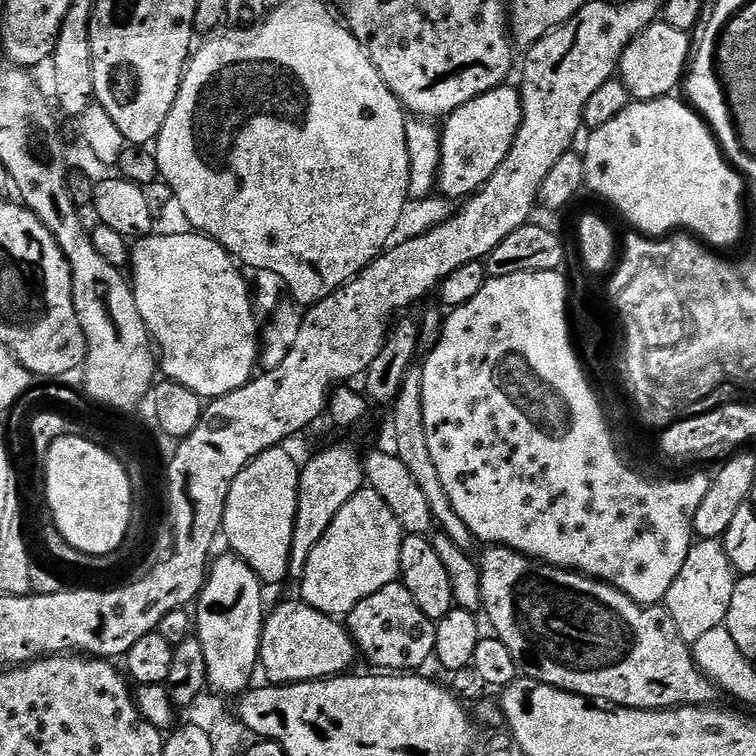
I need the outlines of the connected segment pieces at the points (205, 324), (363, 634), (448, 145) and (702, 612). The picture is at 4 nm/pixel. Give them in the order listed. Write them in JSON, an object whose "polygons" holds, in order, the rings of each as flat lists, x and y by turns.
{"polygons":[[[195,230,187,231,172,232,169,236,153,234,144,237,142,240,135,241,130,248,130,283,134,298,138,302,138,314,142,314,142,318,148,327,148,335,152,337,155,347,158,349,158,356,162,361,163,375,167,379,186,386,186,390,194,390,194,394,198,394,202,398,215,398,217,396,225,396,242,386,246,386,257,375,260,345,262,343,262,328,259,323,256,325,258,309,254,303,253,289,251,287,248,289,248,284,244,281,243,276,245,273,238,267,234,257,218,241,212,240,209,236,205,236]],[[403,582,382,586,378,594,362,598,358,606,346,617,346,627,355,642,359,655,364,656,376,670,391,670,400,674,405,670,420,670,436,650,436,624,422,610,406,590]],[[501,86,466,102,466,106,458,106,442,124,440,132,440,175,438,177,438,192,444,196,449,196,456,202,463,201,474,192,480,191,483,186,502,166,502,158,510,154,510,146,516,141,518,130,522,126,522,98,519,87]],[[699,539,693,543,664,603,688,645,692,646,703,634,723,625,736,581,735,569,721,539]]]}

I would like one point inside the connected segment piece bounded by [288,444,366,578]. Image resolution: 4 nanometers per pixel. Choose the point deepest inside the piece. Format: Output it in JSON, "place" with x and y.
{"place":[333,477]}

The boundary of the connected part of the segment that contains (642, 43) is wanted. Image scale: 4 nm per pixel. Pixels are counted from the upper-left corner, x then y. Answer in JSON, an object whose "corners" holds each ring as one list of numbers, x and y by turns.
{"corners":[[663,22,651,24,642,34,626,46,620,59,618,78,626,86,633,101,662,100,673,95,676,87,681,87,686,76,686,69,690,64,690,53,694,44,691,44,689,33,674,30,674,26]]}

